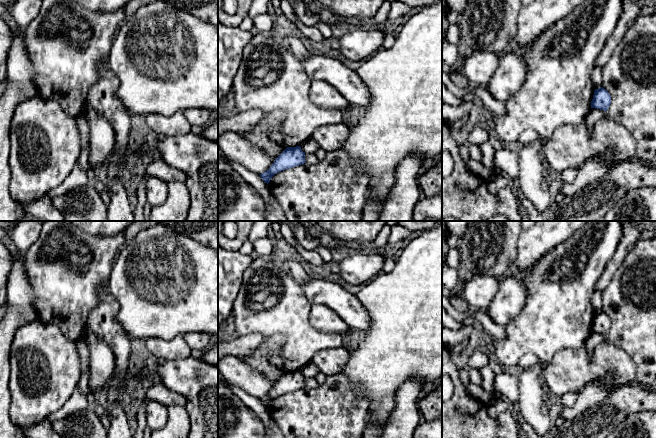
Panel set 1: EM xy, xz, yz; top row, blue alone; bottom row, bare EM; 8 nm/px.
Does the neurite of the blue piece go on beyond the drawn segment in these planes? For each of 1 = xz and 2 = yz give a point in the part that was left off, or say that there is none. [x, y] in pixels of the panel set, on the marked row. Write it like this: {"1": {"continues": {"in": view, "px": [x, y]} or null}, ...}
{"1": {"continues": null}, "2": {"continues": null}}

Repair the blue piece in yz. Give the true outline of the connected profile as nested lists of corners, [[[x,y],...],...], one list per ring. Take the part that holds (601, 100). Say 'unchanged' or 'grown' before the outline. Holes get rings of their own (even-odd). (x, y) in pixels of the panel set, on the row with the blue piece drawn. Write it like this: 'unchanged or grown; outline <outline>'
unchanged; outline [[[603,87],[595,89],[593,99],[591,101],[591,108],[608,110],[611,104],[611,96],[606,89]]]

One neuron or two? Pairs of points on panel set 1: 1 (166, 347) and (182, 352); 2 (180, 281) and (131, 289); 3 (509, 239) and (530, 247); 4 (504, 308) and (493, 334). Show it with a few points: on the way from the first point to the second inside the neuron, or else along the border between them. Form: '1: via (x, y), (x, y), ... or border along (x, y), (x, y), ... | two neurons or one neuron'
1: via (170, 349), (178, 349) | one neuron
2: via (168, 284), (143, 284) | one neuron
3: border along (522, 231), (517, 243), (517, 257), (514, 262) | two neurons
4: border along (485, 311), (493, 322), (503, 327) | two neurons

